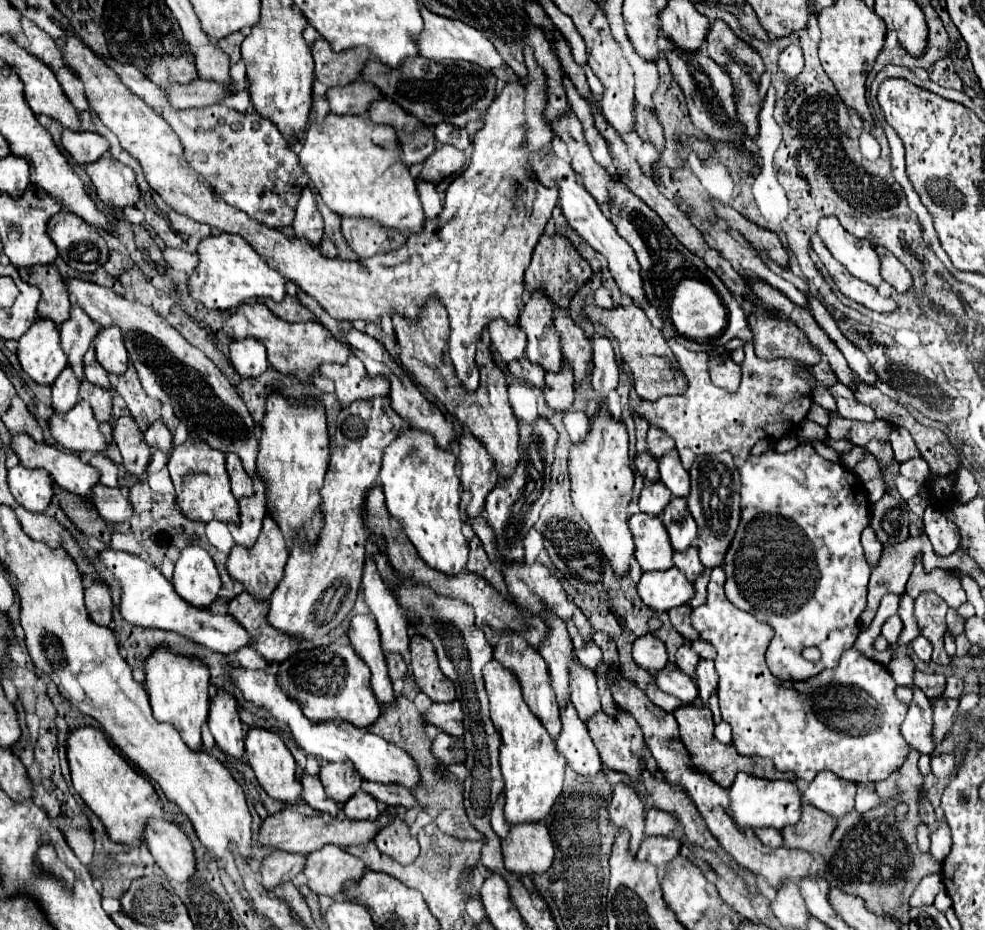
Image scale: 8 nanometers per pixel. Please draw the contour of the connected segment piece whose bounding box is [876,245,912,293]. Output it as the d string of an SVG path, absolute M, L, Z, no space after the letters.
M876 247L876 253L880 257L880 275L886 283L890 283L898 293L904 293L912 287L912 275L910 271L884 247Z

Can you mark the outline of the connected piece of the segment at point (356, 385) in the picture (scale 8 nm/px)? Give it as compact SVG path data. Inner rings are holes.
M350 357L346 365L322 365L320 375L334 381L336 397L342 407L354 401L372 401L374 397L388 397L390 385L384 377L370 377L356 357Z

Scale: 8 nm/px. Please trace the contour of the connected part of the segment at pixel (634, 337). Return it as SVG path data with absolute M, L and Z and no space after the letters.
M630 303L626 307L614 307L614 309L602 309L602 307L594 307L594 305L584 305L582 313L584 313L586 319L606 327L614 335L614 339L620 345L622 361L624 361L624 365L630 367L630 371L634 375L636 393L642 399L656 401L662 395L678 395L678 393L682 393L686 389L684 375L680 371L674 371L672 365L670 365L670 361L674 361L674 355L672 355L666 339L650 323L650 319L646 317L646 313L640 307L636 307L634 303Z

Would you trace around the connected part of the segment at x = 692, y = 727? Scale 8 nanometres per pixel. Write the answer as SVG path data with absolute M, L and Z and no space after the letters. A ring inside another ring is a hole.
M684 705L682 709L674 711L676 715L676 721L680 725L680 739L682 743L686 745L686 749L690 751L692 755L692 761L694 765L708 773L712 777L712 781L716 781L718 785L722 785L724 789L728 789L734 781L734 777L744 771L748 775L754 775L754 777L762 777L762 779L786 779L790 783L796 781L794 773L782 773L778 775L774 769L772 769L772 763L768 759L762 759L762 757L742 757L738 755L738 751L732 747L732 745L722 745L714 739L714 721L712 721L712 711L708 707L700 707L700 705ZM690 721L690 723L688 723Z

